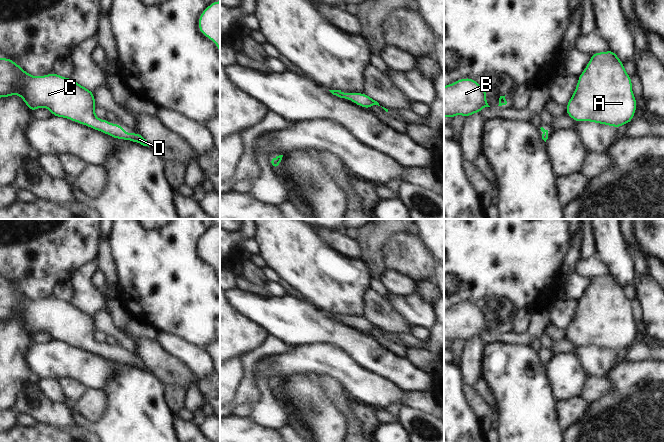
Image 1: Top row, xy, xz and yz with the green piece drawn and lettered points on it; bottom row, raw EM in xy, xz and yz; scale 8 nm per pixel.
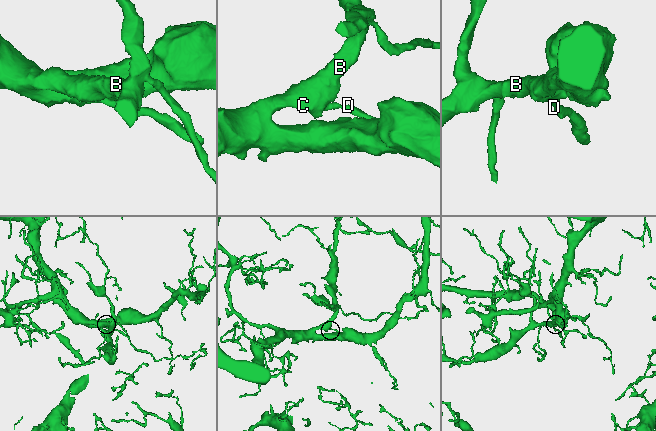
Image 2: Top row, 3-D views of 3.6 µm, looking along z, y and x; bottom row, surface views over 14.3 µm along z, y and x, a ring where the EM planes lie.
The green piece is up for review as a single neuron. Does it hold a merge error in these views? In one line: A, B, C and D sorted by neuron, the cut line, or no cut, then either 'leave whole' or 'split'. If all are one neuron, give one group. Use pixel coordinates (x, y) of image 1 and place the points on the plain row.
A B C D; no cut; leave whole

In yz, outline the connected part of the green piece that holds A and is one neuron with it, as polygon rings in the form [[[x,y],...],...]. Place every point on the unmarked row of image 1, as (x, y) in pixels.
[[[608,274],[591,279],[566,329],[566,338],[575,346],[589,345],[616,352],[631,347],[637,330],[631,303],[615,276]]]

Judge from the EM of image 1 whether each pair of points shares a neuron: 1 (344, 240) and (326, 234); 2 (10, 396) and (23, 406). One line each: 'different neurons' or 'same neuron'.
1: same neuron
2: different neurons

